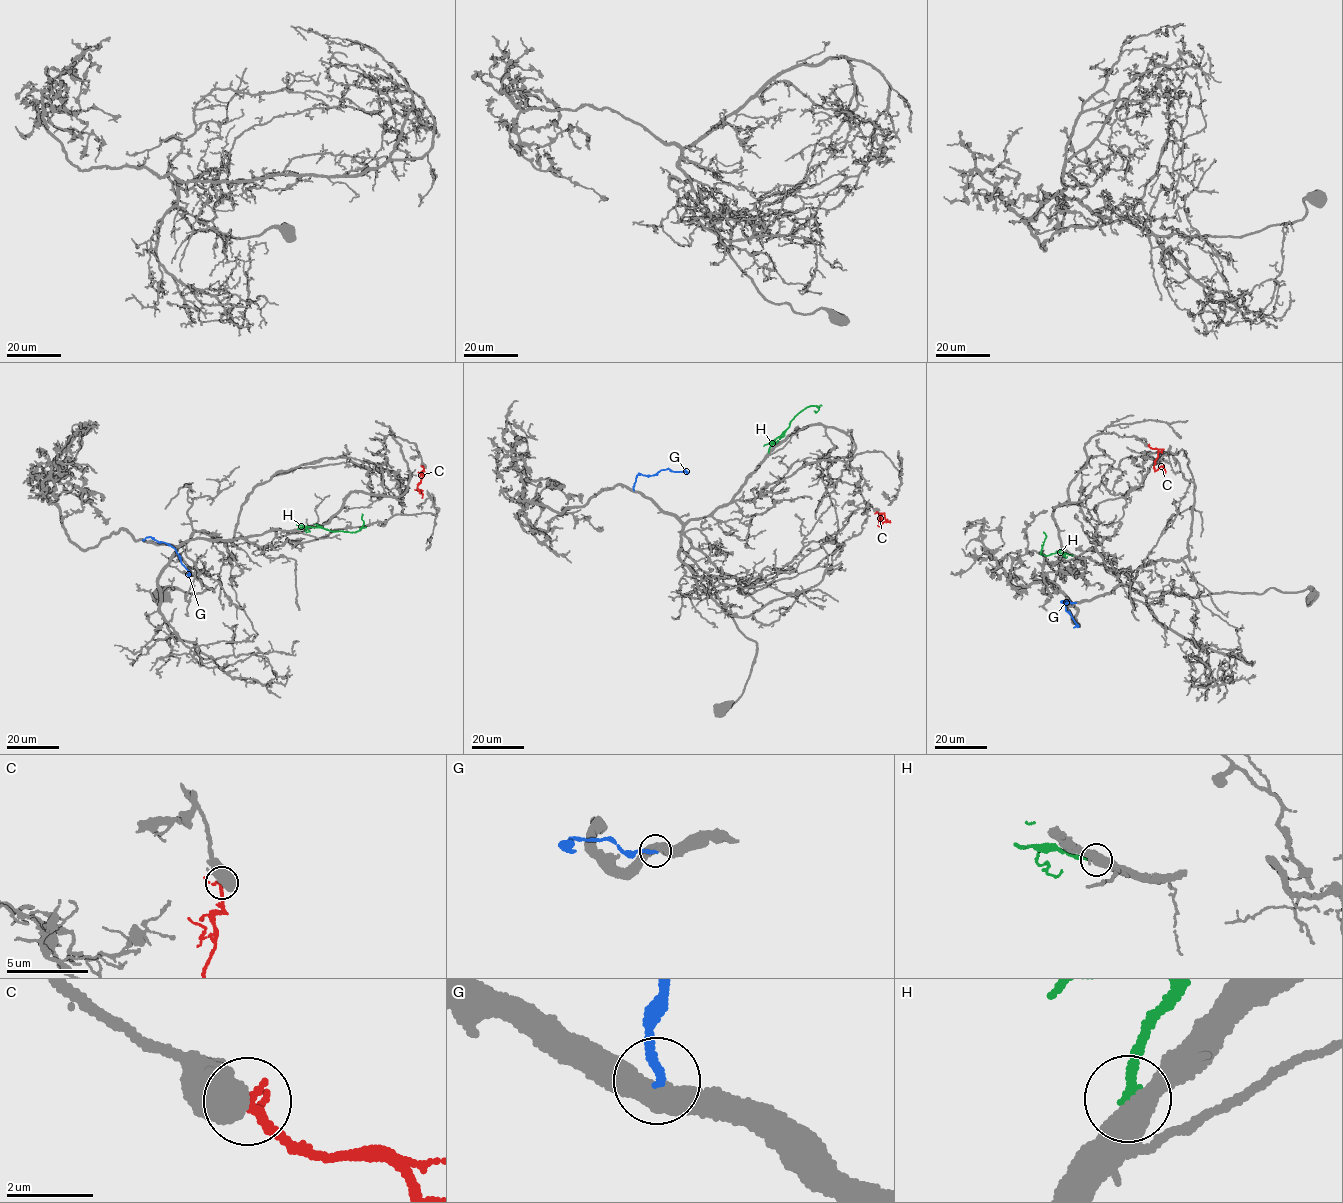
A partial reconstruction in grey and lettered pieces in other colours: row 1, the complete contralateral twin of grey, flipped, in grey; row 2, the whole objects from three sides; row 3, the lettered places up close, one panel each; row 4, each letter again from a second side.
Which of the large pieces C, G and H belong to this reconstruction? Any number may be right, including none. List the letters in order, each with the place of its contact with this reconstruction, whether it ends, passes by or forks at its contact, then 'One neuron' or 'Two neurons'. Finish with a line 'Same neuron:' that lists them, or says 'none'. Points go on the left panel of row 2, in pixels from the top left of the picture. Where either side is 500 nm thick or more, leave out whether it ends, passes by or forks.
C: Touches grey at (423, 466). One neuron
G: Touches grey at (142, 540). Two neurons
H: Touches grey at (298, 528). Two neurons
Same neuron: C

